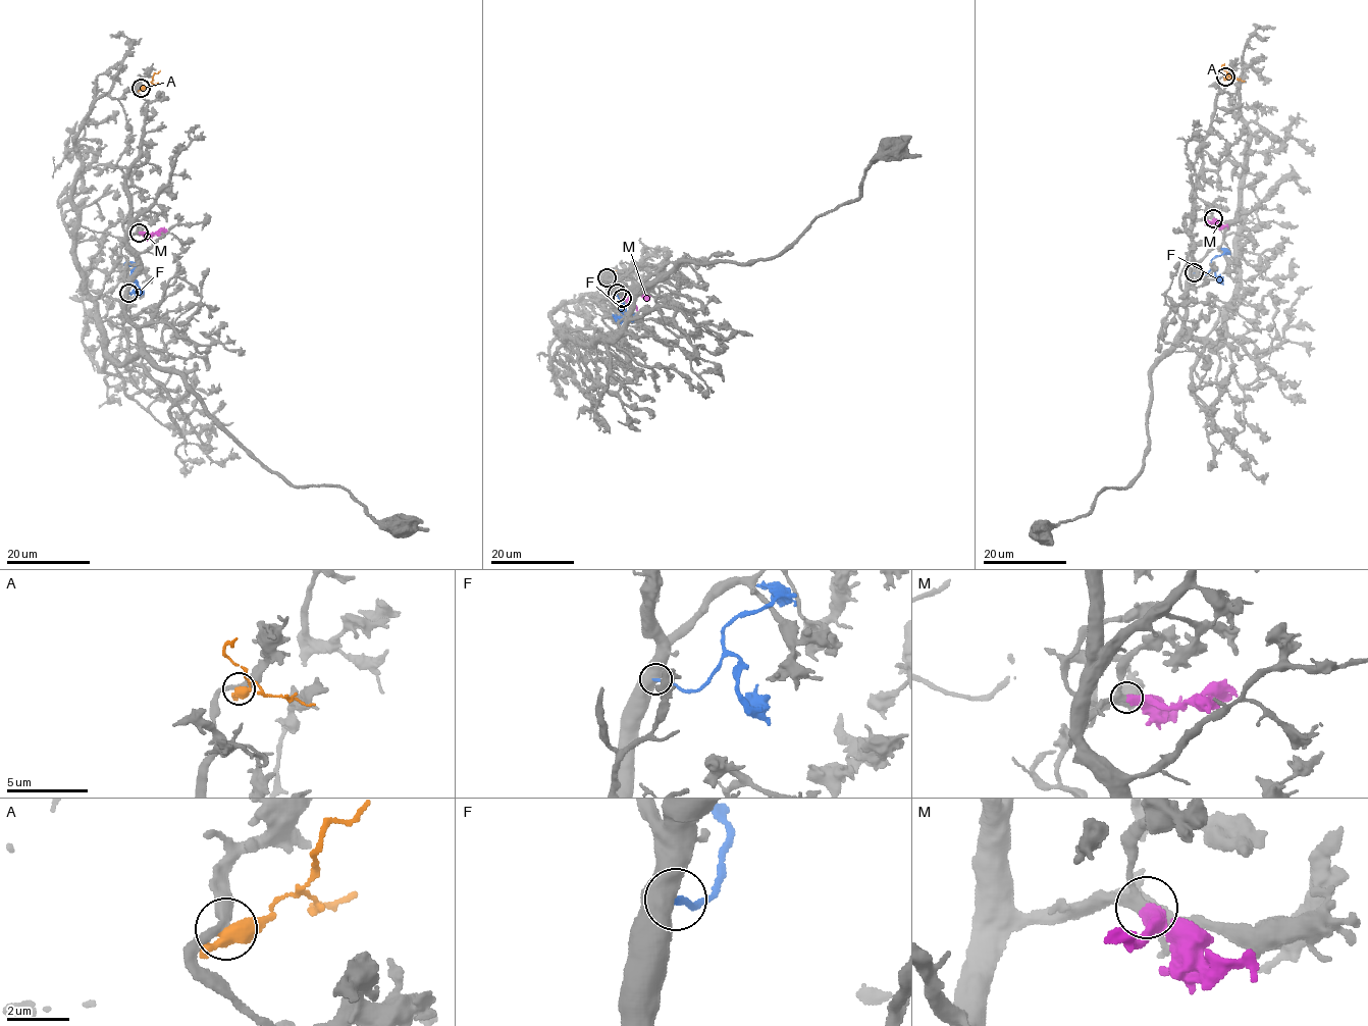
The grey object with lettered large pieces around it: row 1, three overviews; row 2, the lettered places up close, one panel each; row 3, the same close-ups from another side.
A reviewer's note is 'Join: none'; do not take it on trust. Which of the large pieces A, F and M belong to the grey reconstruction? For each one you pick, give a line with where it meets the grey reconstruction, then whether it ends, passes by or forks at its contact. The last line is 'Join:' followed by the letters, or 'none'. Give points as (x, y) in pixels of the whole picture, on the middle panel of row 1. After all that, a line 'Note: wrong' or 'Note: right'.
M: meets grey at (622, 298); it ends there
Join: M
Note: wrong

